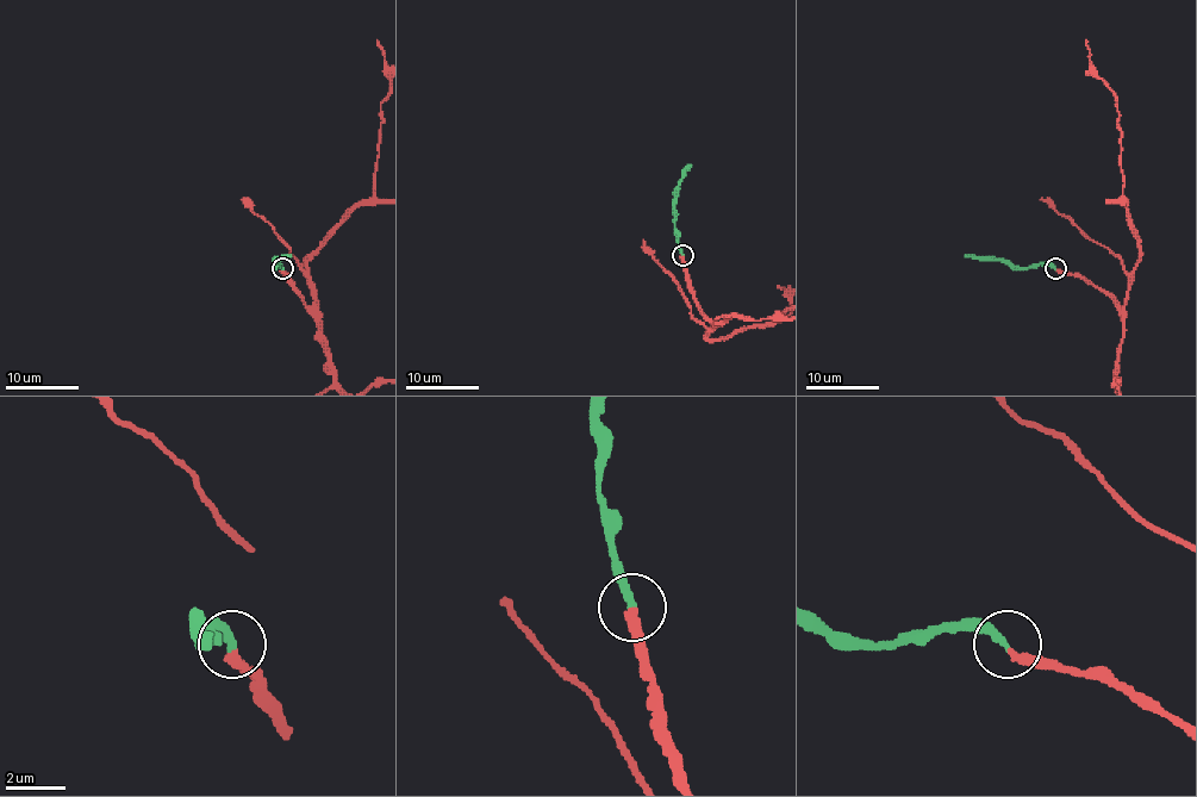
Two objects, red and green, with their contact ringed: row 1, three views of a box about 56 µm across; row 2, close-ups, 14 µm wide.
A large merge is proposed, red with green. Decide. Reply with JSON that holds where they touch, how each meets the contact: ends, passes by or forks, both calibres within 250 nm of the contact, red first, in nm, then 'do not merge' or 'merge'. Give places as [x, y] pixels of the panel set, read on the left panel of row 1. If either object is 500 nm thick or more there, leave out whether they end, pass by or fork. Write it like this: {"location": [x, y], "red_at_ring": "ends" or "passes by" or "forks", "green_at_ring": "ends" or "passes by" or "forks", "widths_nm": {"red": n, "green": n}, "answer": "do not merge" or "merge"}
{"location": [282, 268], "red_at_ring": "ends", "green_at_ring": "ends", "widths_nm": {"red": 320, "green": 240}, "answer": "merge"}

